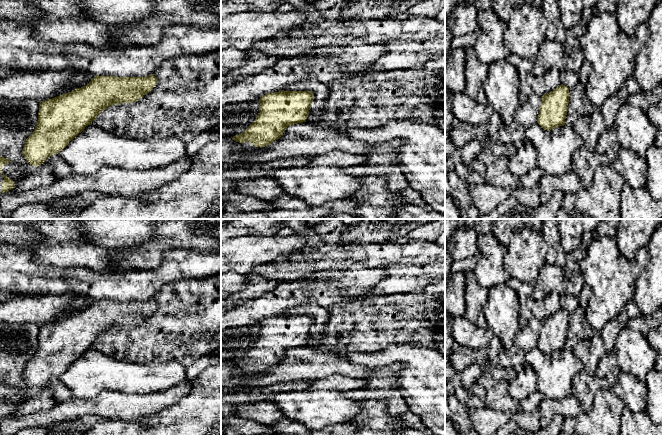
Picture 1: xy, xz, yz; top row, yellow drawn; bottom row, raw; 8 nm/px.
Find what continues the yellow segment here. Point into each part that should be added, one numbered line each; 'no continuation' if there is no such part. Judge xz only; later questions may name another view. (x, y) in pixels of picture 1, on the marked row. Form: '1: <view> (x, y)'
no continuation

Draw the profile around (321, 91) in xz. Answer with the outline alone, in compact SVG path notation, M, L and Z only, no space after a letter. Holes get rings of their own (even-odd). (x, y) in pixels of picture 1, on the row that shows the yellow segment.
M315 79L299 80L283 88L284 91L310 91L314 94L306 122L315 124L325 118L325 107L330 98L329 84L324 84Z

